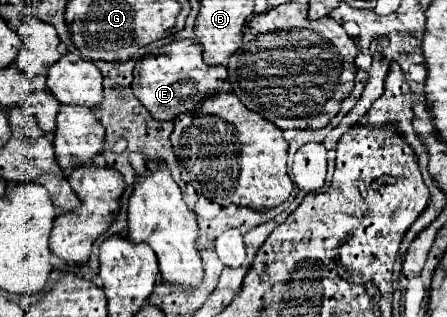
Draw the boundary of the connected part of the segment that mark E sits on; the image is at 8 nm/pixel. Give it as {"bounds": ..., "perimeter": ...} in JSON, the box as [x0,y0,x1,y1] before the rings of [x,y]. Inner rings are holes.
{"bounds":[132,39,230,121],"perimeter":[[[178,39],[136,61],[132,91],[154,119],[172,121],[176,115],[196,109],[196,105],[204,101],[204,97],[230,91],[230,81],[226,67],[206,65],[202,61],[202,47],[198,41]]]}

